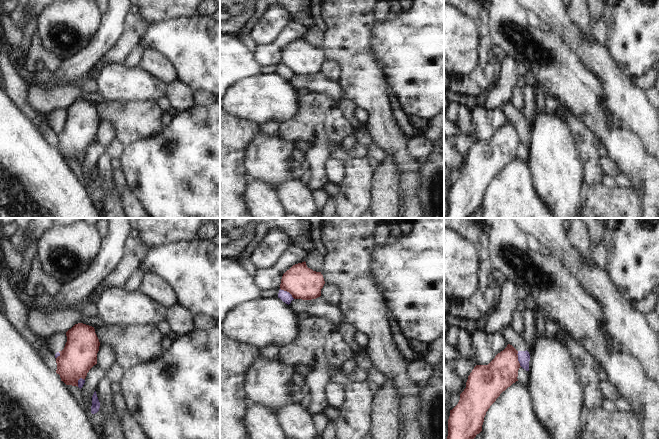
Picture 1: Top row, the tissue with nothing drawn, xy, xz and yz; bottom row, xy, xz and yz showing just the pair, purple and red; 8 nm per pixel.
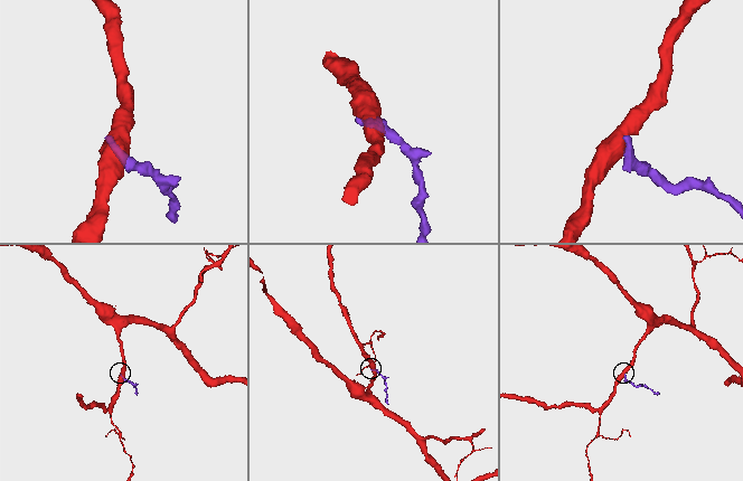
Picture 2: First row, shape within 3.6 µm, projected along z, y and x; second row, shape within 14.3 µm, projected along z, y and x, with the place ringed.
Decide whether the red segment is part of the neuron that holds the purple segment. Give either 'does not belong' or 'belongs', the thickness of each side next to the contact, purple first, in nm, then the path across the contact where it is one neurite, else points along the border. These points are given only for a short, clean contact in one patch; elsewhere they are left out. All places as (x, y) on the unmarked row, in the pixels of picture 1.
does not belong; 100 nm thick on the purple side, 260 nm on the other; border along yz (517, 127), (517, 136), (521, 142)

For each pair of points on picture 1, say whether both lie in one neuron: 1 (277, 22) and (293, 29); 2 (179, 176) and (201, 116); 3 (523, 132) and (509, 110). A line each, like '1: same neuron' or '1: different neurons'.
1: different neurons
2: same neuron
3: same neuron

